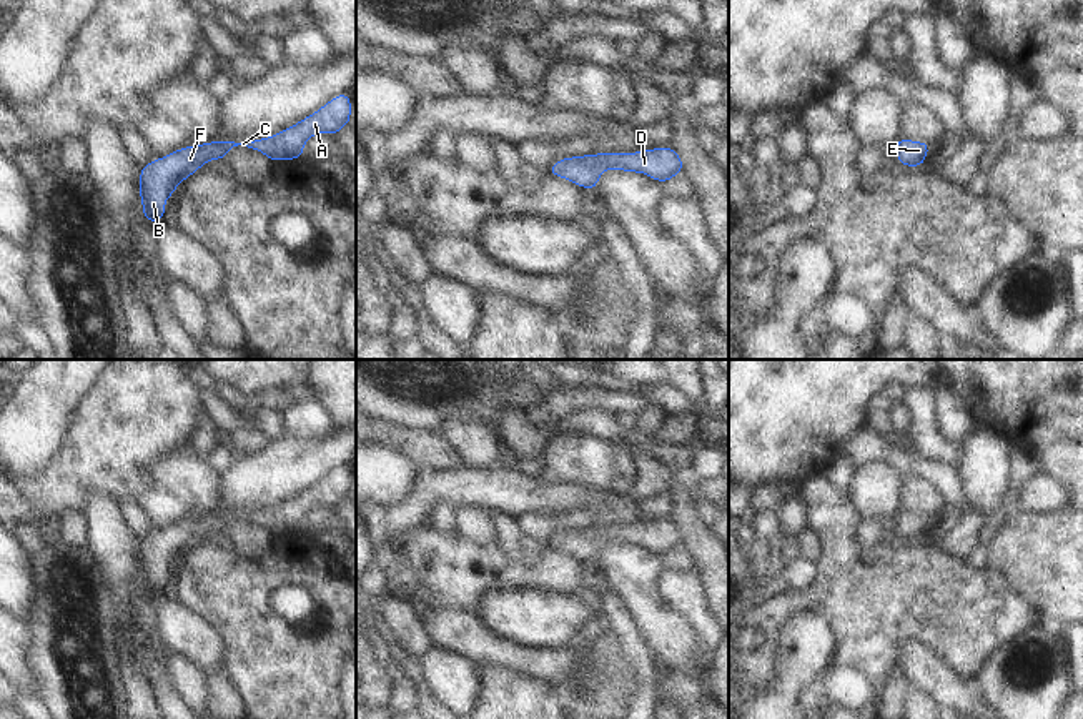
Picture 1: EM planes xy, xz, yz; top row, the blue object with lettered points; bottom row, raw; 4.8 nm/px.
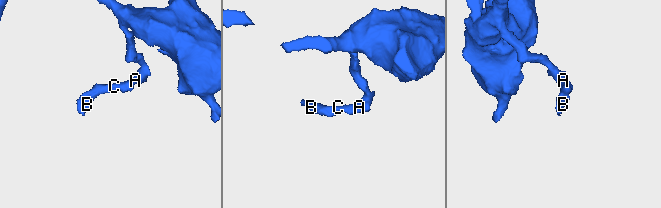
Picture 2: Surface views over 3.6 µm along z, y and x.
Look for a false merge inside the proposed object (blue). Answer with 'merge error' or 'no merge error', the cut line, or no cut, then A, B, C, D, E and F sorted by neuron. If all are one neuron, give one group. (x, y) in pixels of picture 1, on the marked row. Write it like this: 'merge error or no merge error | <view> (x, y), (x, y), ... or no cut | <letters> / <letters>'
no merge error | no cut | A B C D E F

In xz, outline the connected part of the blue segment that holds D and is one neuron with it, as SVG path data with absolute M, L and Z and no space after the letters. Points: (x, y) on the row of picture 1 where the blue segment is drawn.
M672 146L639 150L635 153L591 153L559 158L547 173L566 178L584 190L596 190L604 170L644 173L655 181L665 183L677 173L684 173L684 161Z

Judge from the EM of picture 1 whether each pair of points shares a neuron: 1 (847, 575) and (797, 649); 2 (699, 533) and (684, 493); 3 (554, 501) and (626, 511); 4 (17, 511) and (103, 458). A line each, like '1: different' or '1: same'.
1: different
2: same
3: same
4: different

